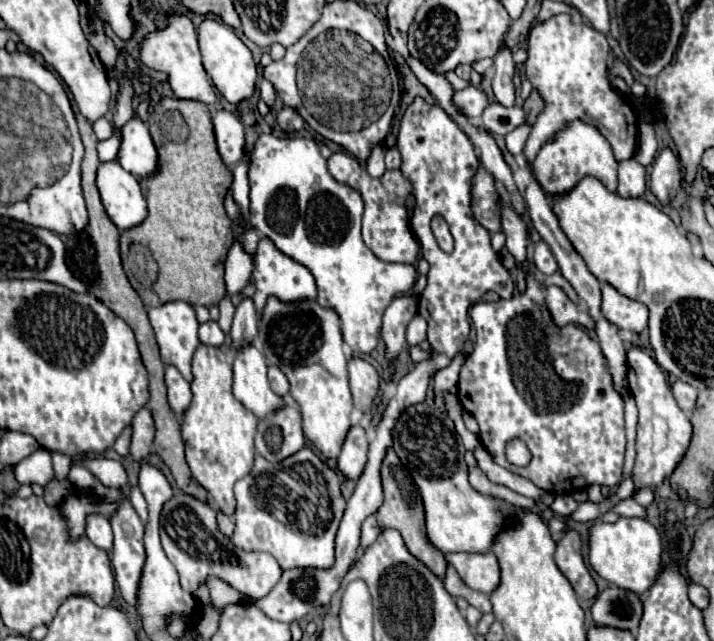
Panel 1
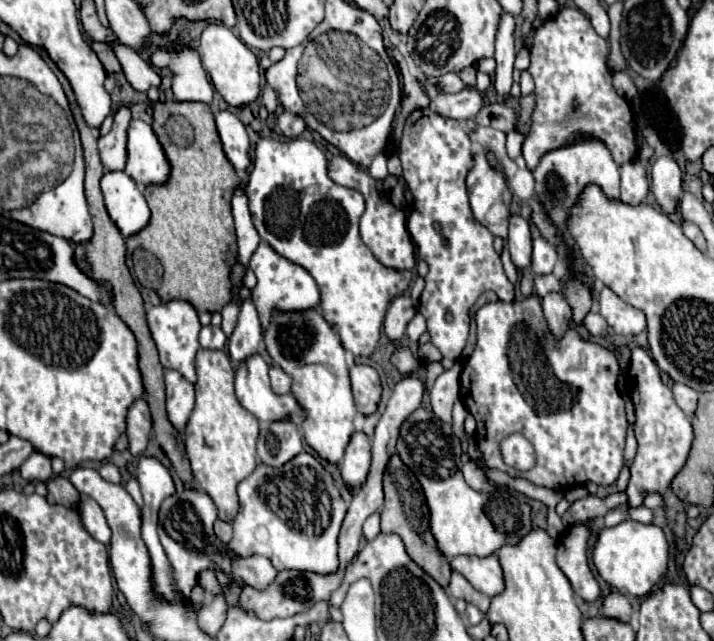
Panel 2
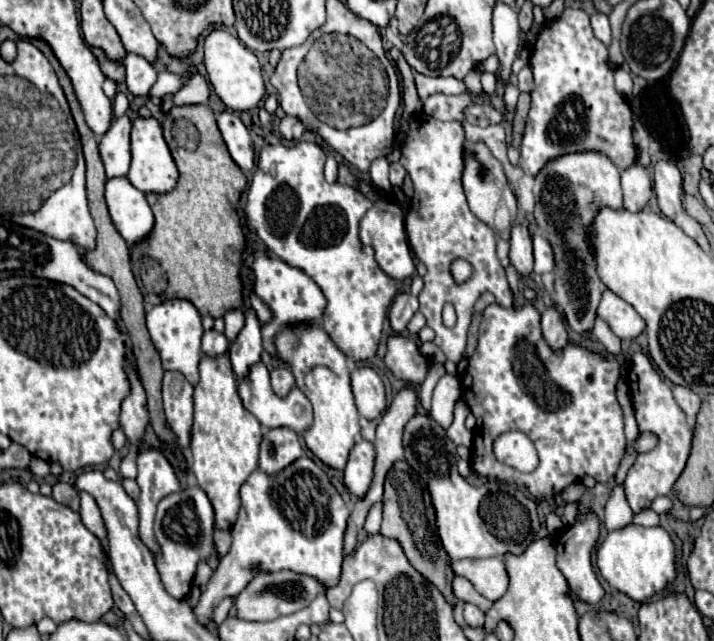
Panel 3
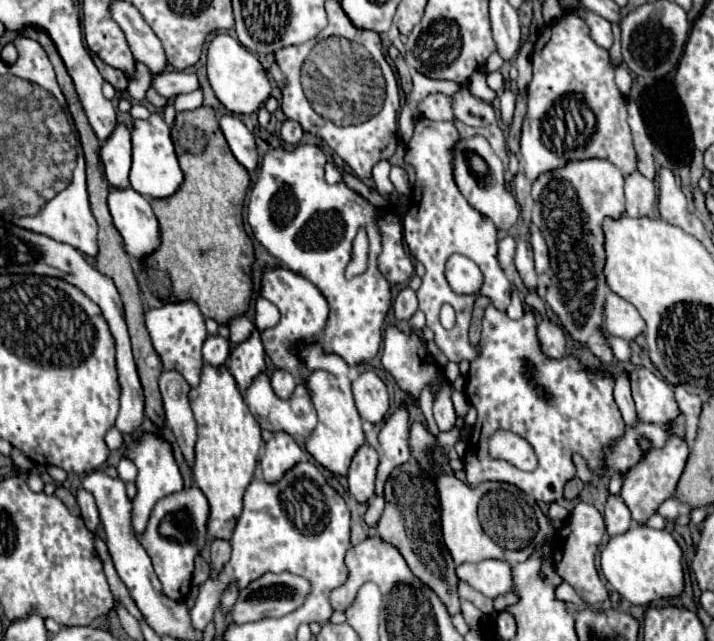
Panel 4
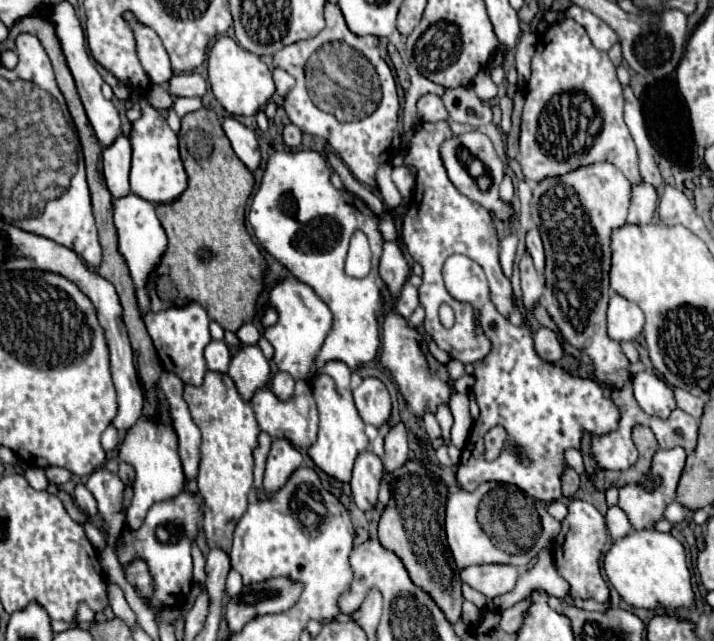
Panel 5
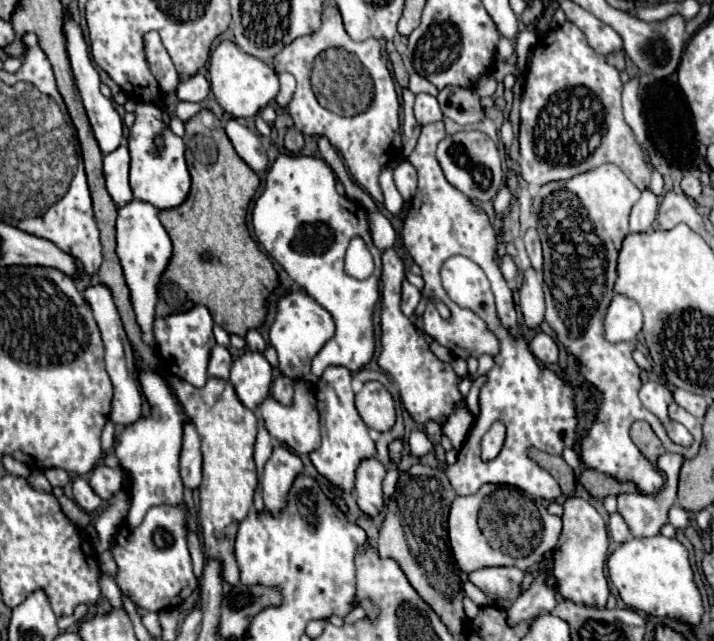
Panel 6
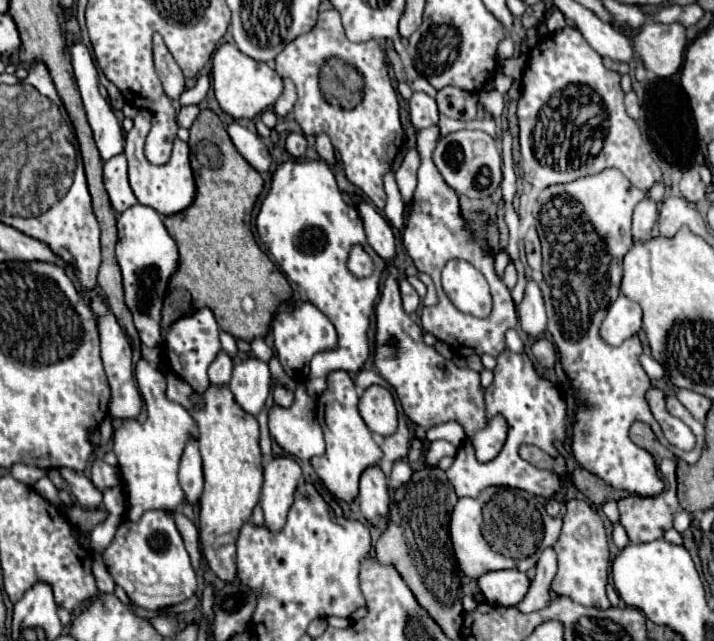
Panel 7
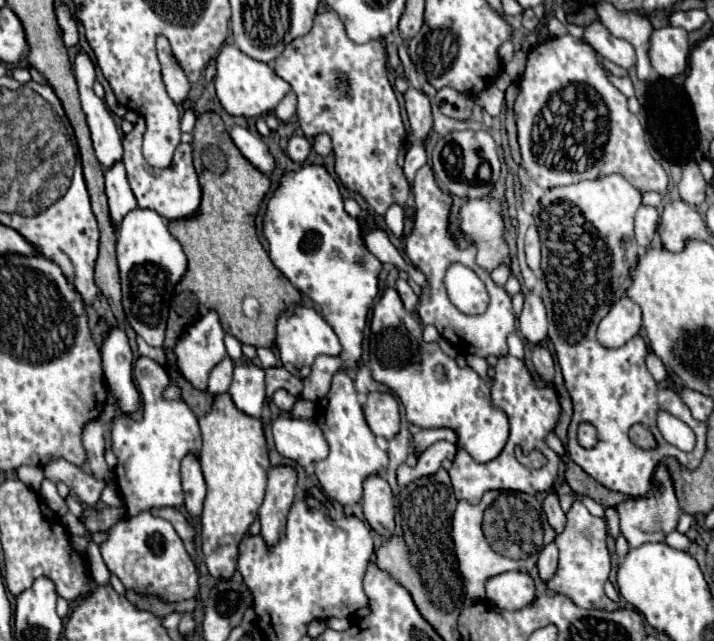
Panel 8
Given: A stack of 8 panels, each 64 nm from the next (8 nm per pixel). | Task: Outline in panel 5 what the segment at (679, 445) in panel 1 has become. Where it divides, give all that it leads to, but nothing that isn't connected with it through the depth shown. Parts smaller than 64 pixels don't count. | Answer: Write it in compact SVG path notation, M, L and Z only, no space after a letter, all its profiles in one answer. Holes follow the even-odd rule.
M646 370L634 374L632 388L634 388L634 398L638 406L648 416L668 418L670 412L676 408L672 388L664 380L660 380L656 374L650 374ZM676 446L670 450L656 450L646 482L644 484L626 484L620 488L618 506L628 514L630 524L634 528L652 528L654 522L662 518L664 508L674 500L676 484L684 470L684 462L686 462L686 450L682 446Z

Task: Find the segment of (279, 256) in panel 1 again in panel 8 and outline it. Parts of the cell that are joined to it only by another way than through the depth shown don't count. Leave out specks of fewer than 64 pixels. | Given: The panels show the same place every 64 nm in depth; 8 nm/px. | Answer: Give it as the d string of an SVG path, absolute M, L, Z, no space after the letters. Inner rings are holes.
M314 308L288 310L278 318L278 322L276 322L276 348L280 352L282 366L292 376L302 378L302 380L310 374L310 366L316 356L320 356L320 354L334 356L334 354L340 354L340 350L342 350L336 332Z

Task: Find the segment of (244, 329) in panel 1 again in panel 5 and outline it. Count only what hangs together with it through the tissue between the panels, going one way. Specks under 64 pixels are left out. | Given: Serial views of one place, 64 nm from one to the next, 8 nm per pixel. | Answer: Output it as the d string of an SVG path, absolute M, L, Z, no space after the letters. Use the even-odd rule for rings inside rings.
M258 344L240 346L240 350L232 356L228 368L228 376L234 380L244 400L250 400L256 388L268 384L268 374L270 374L270 366Z

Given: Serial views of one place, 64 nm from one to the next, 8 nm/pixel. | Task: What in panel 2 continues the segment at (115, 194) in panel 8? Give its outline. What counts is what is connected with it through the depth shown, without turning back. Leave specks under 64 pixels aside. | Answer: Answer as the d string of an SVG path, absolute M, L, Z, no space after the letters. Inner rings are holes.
M122 104L114 112L114 124L110 134L102 136L98 140L98 152L100 160L104 164L104 170L124 170L126 164L126 128L132 118L132 112L126 104Z

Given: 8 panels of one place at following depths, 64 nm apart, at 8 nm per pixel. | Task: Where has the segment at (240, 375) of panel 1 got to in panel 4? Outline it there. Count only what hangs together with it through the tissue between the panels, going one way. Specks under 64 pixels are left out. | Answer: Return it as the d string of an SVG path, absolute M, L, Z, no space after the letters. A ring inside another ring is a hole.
M260 372L260 374L254 378L254 382L242 392L242 396L244 396L244 402L248 404L250 412L256 416L258 424L260 424L264 430L268 430L268 432L280 432L280 430L282 430L282 432L288 432L288 434L296 436L296 438L302 442L304 438L310 436L312 428L316 426L316 410L314 410L314 406L312 406L312 400L310 400L308 390L306 390L304 384L298 384L296 390L294 390L294 394L292 394L288 400L282 400L282 398L278 398L278 396L274 394L266 372Z

